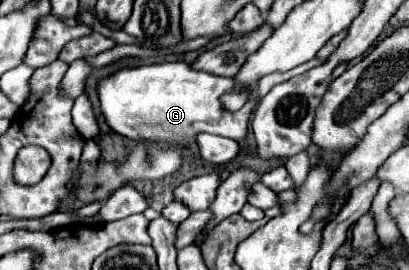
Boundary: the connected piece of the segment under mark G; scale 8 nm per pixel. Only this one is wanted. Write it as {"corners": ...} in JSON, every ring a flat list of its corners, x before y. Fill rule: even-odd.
{"corners":[[186,62,144,64,136,68,122,68,98,82,100,110,106,124,128,138,146,136,148,140,164,140,170,144,190,146,196,134,220,134,242,140,256,100,250,100,238,112,226,112,220,106,220,96,234,86,234,78,222,78,208,72,192,70]]}

